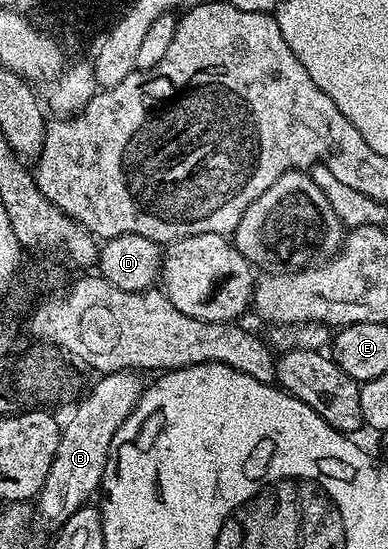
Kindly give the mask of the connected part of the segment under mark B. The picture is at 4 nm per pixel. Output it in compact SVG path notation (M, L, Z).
M114 371L110 375L102 375L99 383L83 397L78 403L78 408L70 415L70 420L62 427L60 445L56 445L56 457L52 457L52 469L48 469L48 477L44 477L42 490L36 496L36 515L46 523L60 525L76 513L76 509L87 506L90 499L95 498L96 492L102 486L104 469L110 456L112 437L116 437L116 429L132 413L132 409L138 404L138 398L144 390L143 376L137 371Z

